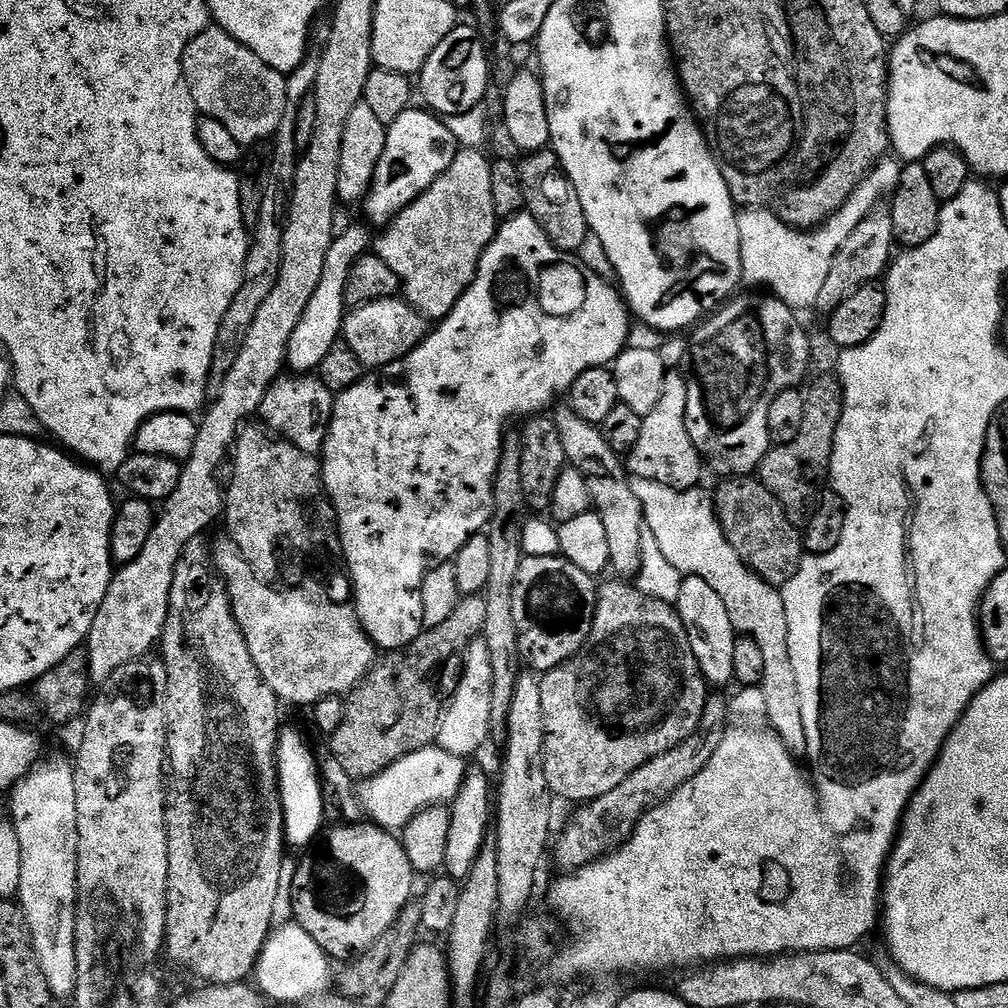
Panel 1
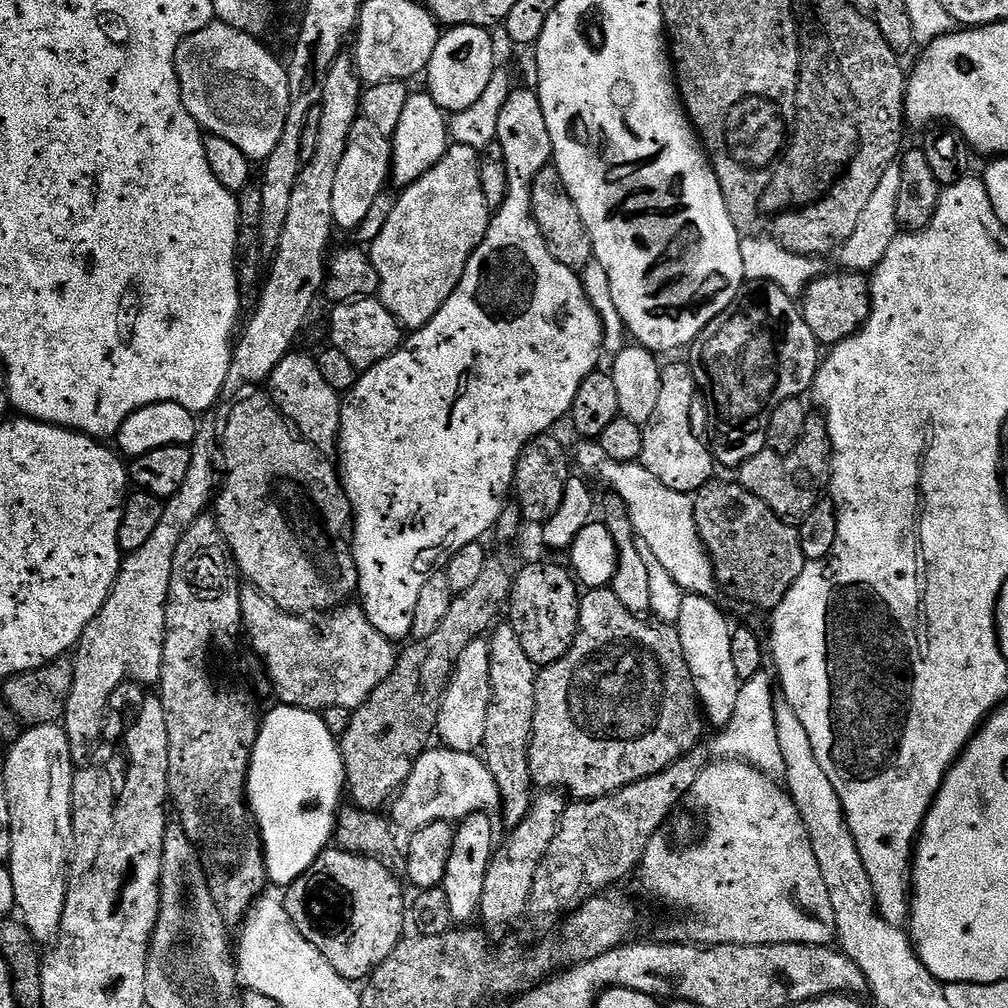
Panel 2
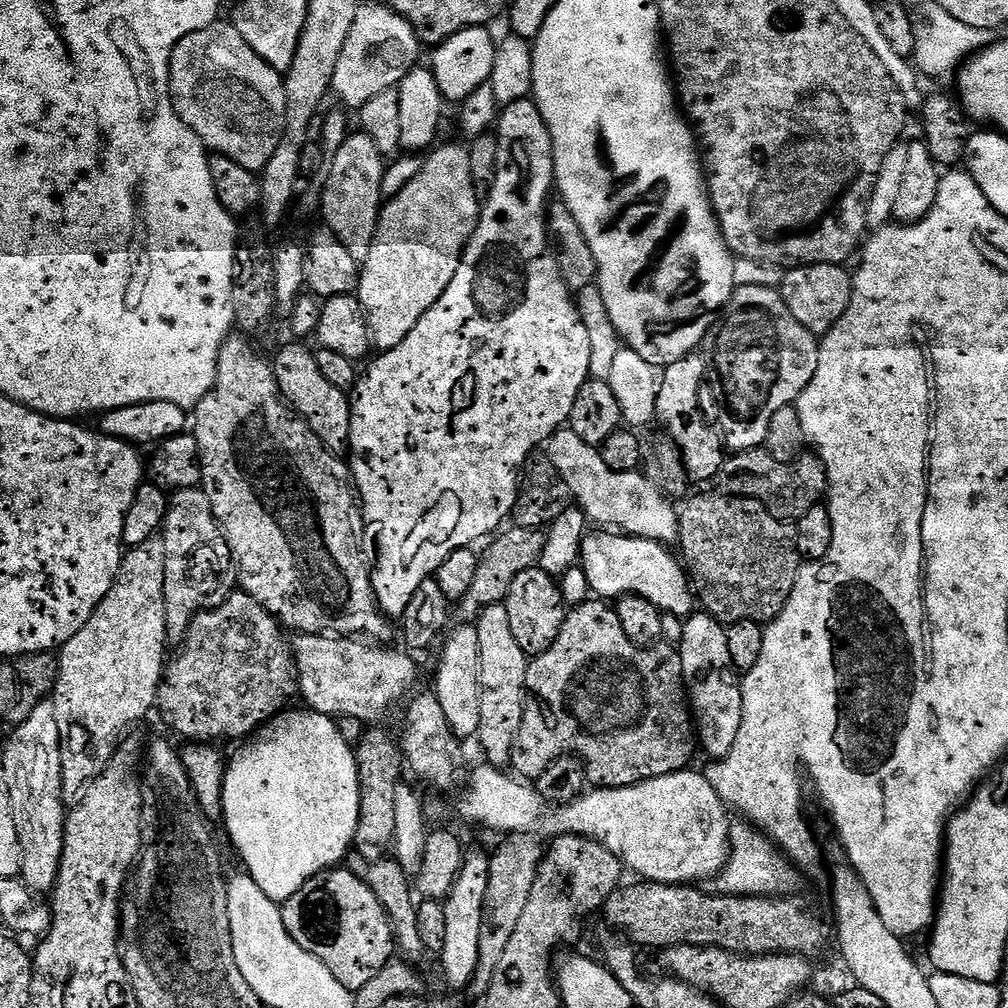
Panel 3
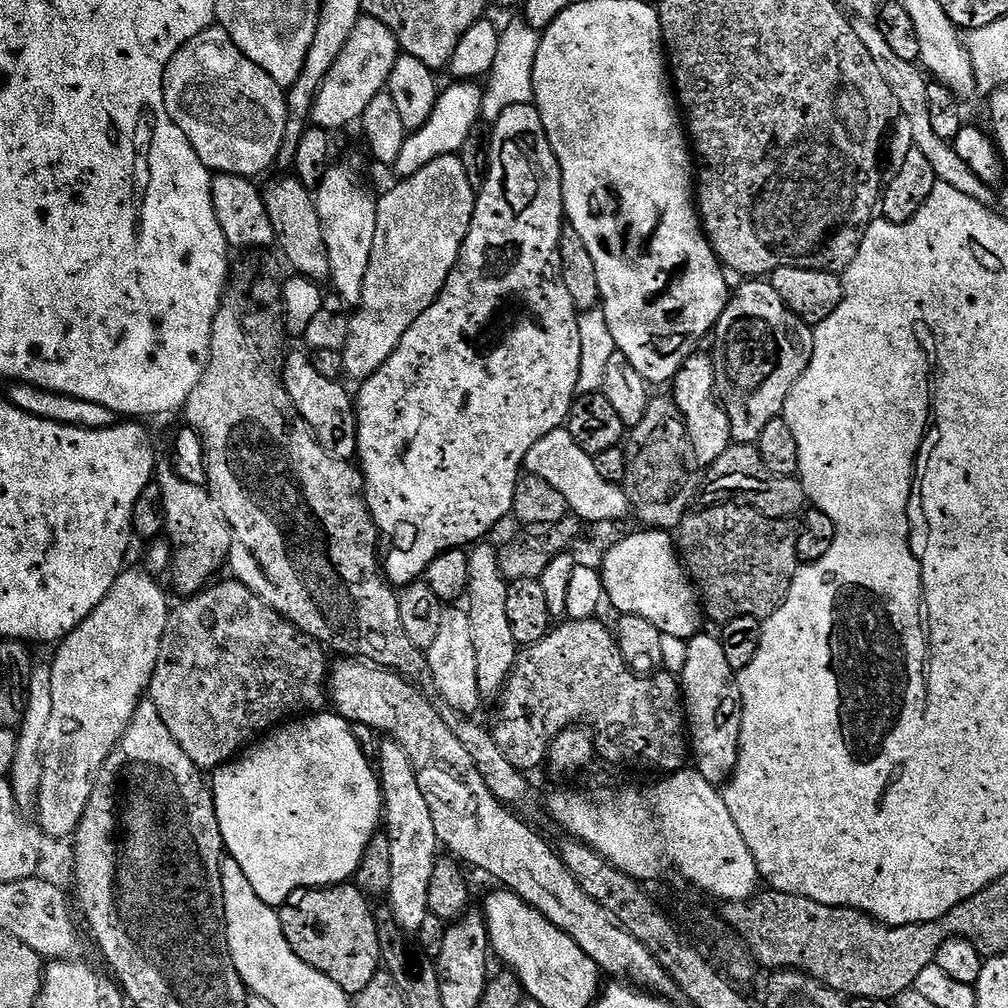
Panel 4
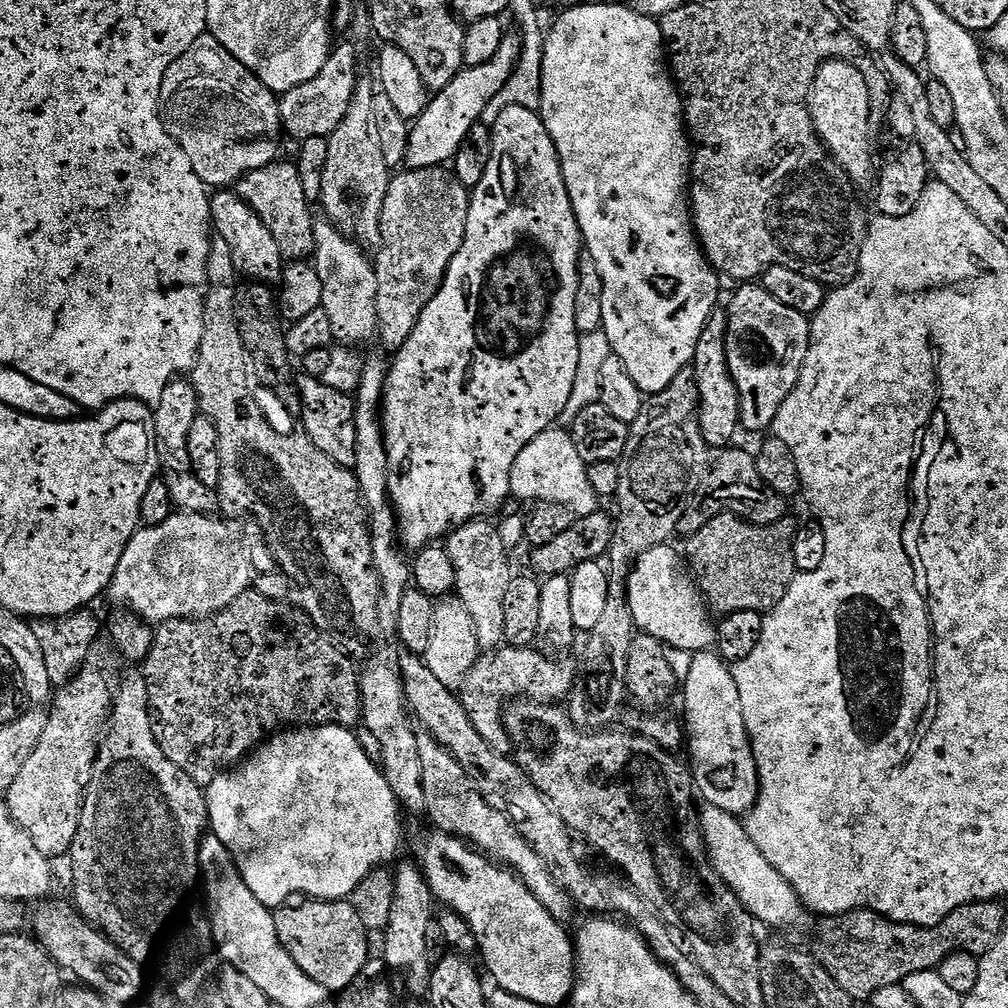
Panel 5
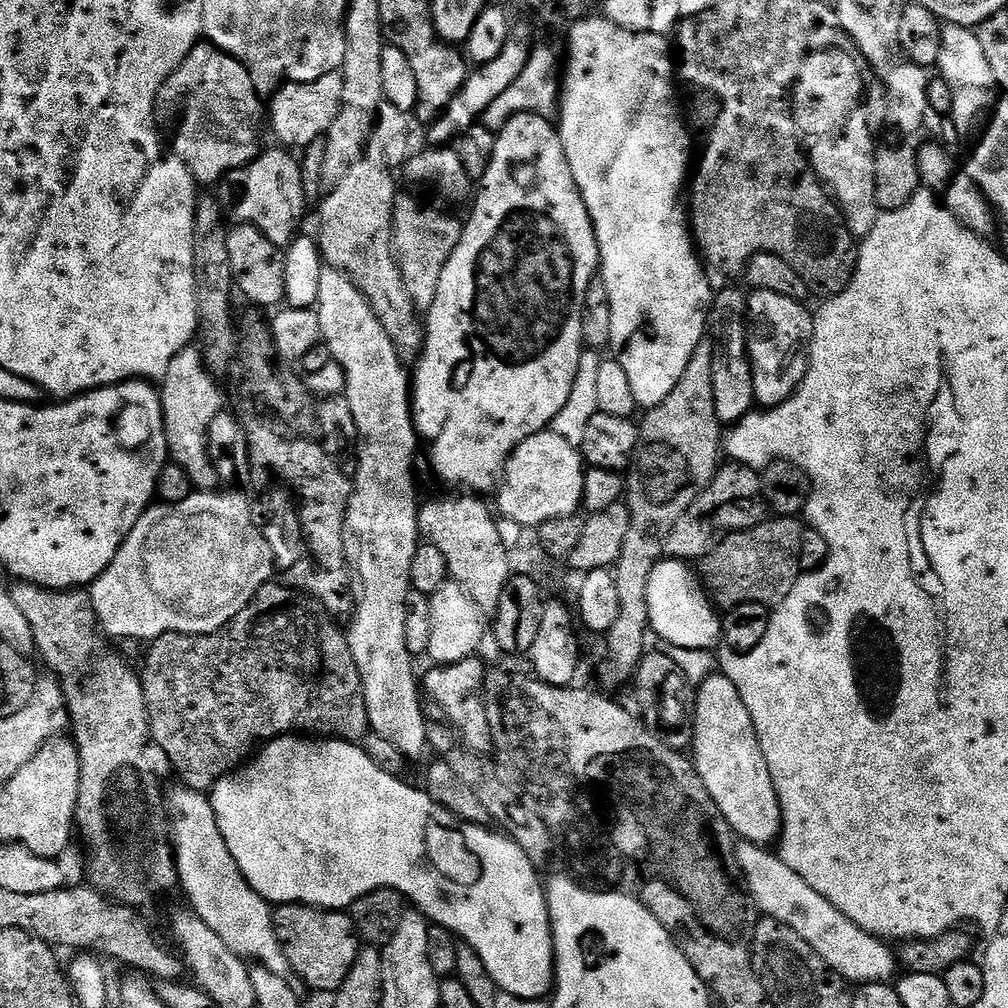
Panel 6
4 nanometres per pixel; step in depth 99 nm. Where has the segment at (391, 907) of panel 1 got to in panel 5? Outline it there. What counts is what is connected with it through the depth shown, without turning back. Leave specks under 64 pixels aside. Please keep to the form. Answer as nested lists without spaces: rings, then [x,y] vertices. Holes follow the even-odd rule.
[[[308,898],[303,902],[275,909],[272,917],[284,949],[290,954],[290,958],[294,958],[294,962],[298,962],[302,974],[314,978],[318,986],[333,994],[339,994],[364,974],[364,967],[370,959],[370,933],[358,916],[358,910],[354,910],[354,906],[347,899]]]

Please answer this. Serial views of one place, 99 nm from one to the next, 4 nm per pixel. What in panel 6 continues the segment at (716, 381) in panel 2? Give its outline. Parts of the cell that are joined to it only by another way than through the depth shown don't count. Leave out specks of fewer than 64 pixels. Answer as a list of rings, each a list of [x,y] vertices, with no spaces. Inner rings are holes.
[[[755,290],[748,296],[748,343],[746,355],[752,364],[754,374],[754,394],[756,404],[761,409],[777,408],[782,402],[791,398],[798,385],[804,380],[808,369],[808,354],[812,347],[812,331],[814,316],[804,309],[805,305],[794,298],[786,298],[783,294],[773,294],[771,290]]]

